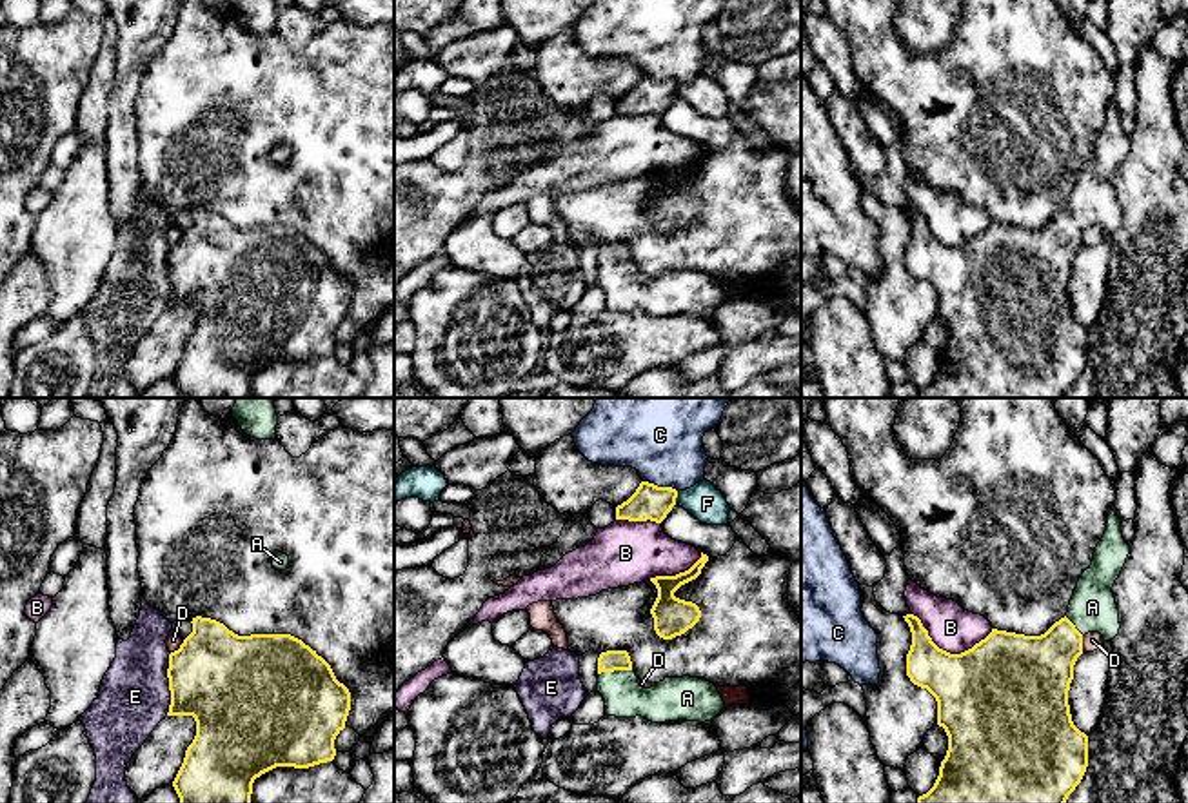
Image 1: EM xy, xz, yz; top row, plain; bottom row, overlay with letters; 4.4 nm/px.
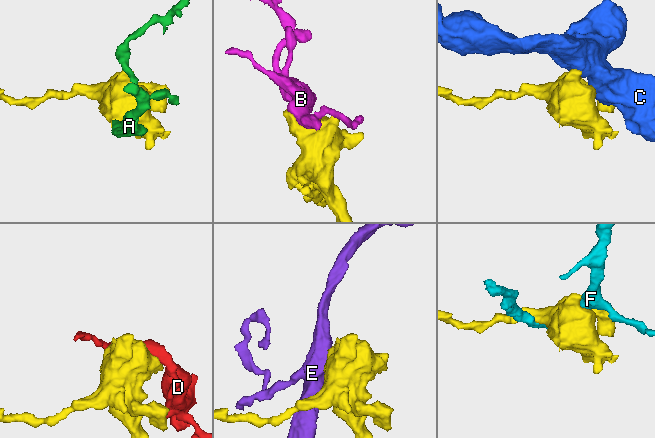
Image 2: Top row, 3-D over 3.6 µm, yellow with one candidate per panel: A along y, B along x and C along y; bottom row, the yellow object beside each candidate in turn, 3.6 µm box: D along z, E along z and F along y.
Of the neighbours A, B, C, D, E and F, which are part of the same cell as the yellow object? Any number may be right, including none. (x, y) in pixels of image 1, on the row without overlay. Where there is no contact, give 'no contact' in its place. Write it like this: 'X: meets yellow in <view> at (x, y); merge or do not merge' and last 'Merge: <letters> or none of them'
A: meets yellow in xz at (614, 262); merge
B: meets yellow in yz at (949, 246); do not merge
C: meets yellow in xz at (662, 80); do not merge
D: meets yellow in xy at (180, 240); do not merge
E: meets yellow in xy at (169, 277); do not merge
F: meets yellow in xz at (676, 89); do not merge
Merge: A

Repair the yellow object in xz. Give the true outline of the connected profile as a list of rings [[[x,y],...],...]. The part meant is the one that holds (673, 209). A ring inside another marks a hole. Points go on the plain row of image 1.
[[[701,145],[701,151],[688,164],[676,169],[650,171],[658,182],[658,191],[650,202],[650,207],[654,211],[654,223],[659,231],[672,233],[681,229],[699,214],[699,200],[692,194],[676,191],[674,185],[681,178],[696,173],[707,154],[708,149]]]

